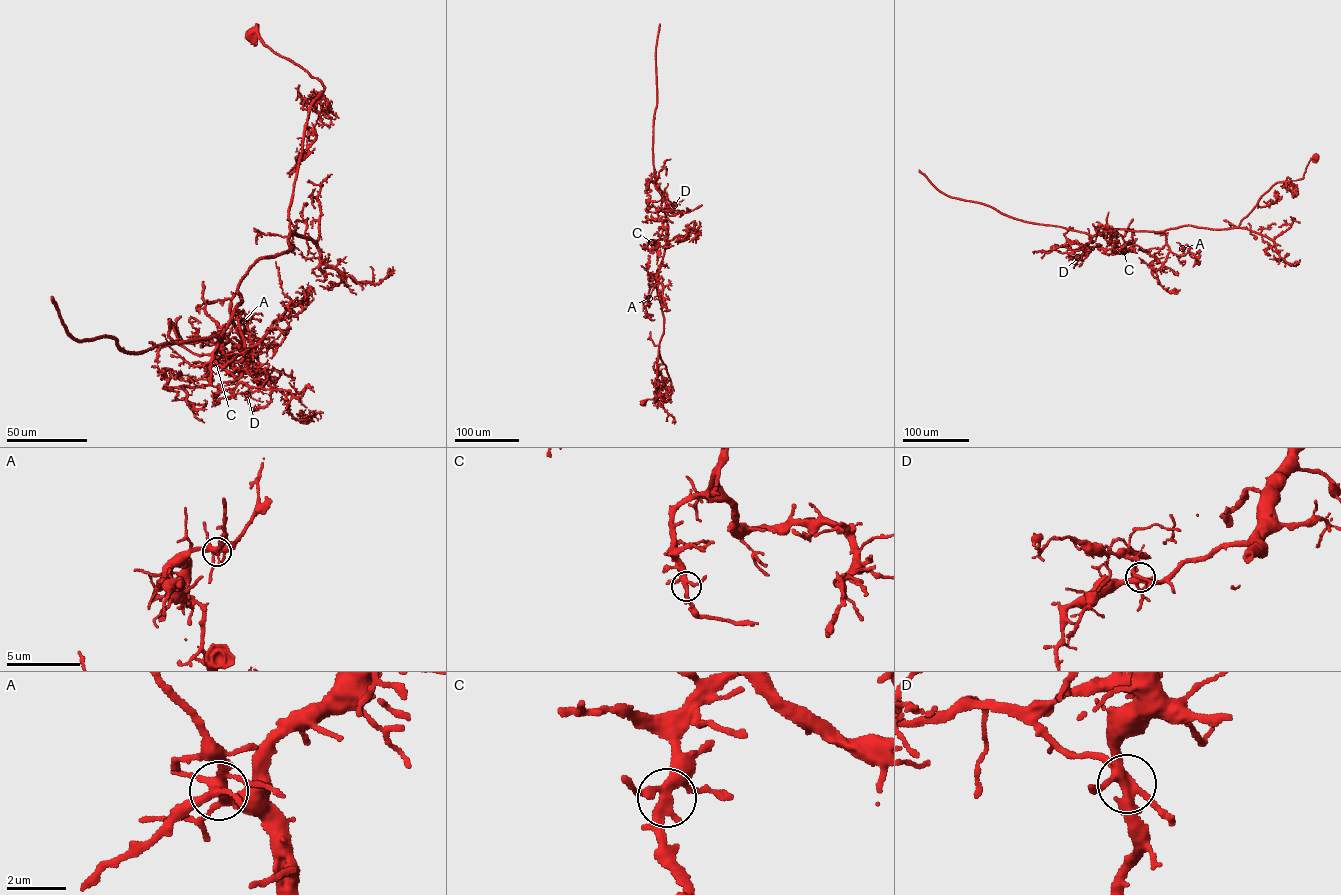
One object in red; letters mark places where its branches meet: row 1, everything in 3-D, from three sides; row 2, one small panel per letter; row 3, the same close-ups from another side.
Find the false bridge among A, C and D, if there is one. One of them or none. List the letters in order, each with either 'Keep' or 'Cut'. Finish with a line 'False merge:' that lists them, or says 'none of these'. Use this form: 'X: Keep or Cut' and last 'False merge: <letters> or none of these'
A: Keep
C: Keep
D: Cut
False merge: D

